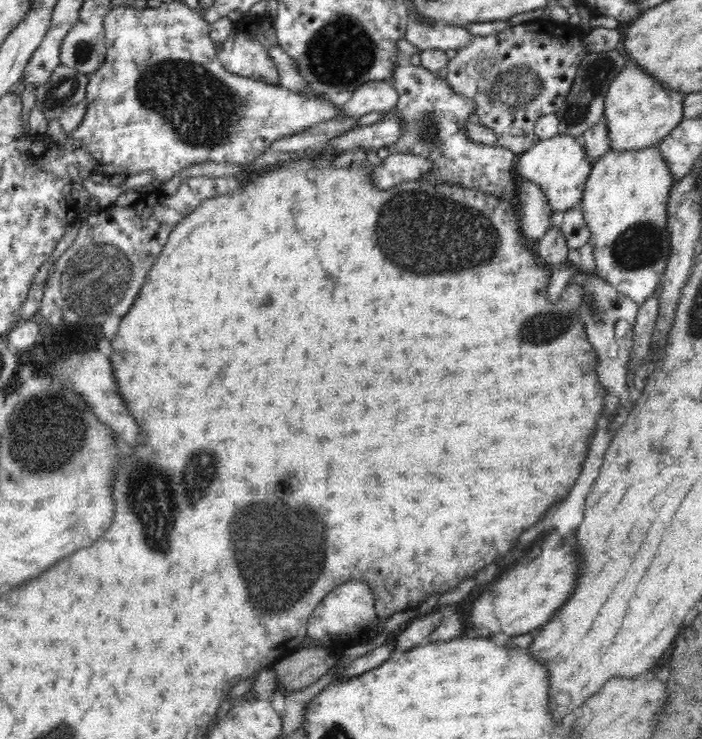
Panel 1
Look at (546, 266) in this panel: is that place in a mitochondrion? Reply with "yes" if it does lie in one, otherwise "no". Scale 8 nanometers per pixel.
no

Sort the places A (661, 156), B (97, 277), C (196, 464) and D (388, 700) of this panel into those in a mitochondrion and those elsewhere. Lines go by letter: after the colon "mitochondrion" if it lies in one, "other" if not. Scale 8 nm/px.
A: other
B: mitochondrion
C: mitochondrion
D: other

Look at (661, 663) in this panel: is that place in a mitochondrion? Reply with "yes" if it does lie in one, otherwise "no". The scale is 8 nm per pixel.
no

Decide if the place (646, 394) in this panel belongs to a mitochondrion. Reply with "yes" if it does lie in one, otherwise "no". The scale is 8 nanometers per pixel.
no

